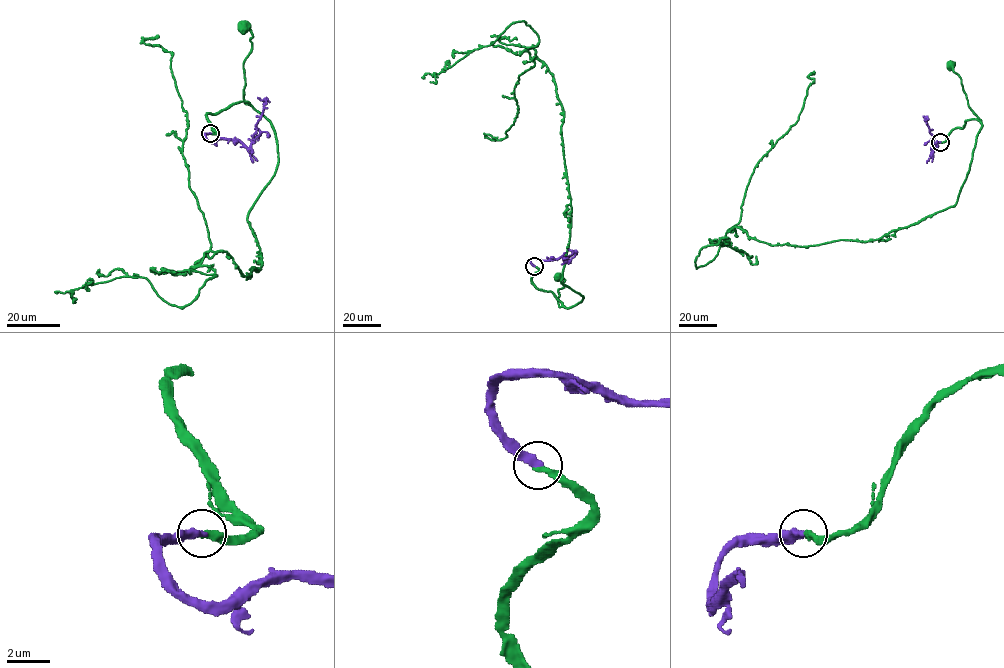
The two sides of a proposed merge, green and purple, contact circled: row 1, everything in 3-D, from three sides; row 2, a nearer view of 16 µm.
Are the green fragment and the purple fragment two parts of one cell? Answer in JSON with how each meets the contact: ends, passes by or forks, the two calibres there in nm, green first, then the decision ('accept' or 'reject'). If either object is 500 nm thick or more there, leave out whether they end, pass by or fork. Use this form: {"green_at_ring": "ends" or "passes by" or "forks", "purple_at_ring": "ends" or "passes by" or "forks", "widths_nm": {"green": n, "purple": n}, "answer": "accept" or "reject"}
{"green_at_ring": "ends", "purple_at_ring": "ends", "widths_nm": {"green": 320, "purple": 400}, "answer": "accept"}

